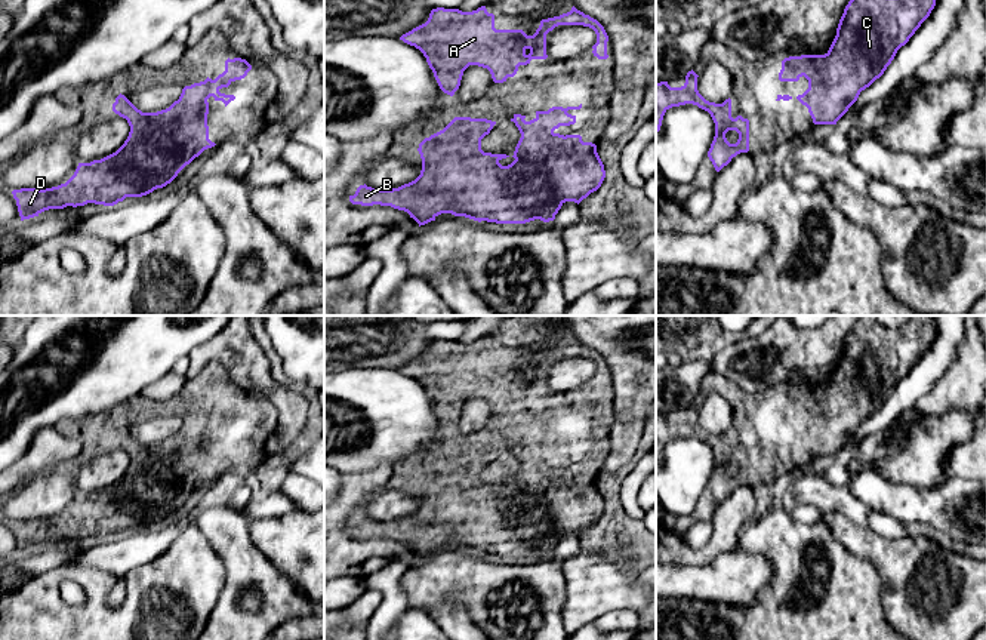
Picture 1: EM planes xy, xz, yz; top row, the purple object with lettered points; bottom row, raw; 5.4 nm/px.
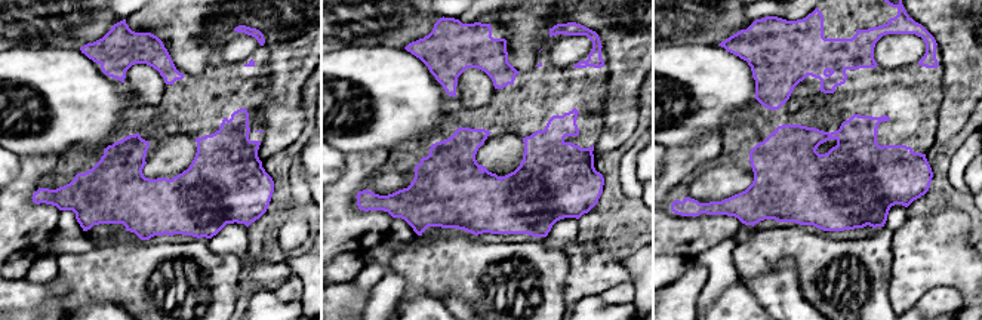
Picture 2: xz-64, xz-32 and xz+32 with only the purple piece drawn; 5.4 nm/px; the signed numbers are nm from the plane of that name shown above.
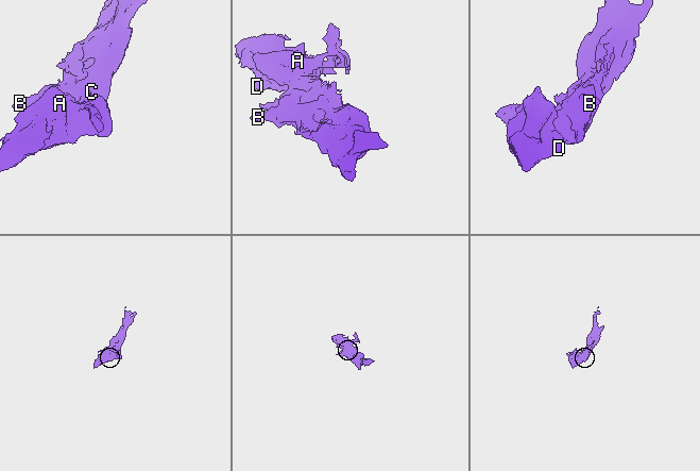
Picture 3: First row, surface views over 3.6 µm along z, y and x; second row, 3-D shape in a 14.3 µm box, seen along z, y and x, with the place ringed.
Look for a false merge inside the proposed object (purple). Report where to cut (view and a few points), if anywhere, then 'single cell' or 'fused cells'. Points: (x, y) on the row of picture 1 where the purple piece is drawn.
cut none; single cell

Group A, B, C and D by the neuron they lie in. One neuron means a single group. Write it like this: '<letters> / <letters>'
A B C D

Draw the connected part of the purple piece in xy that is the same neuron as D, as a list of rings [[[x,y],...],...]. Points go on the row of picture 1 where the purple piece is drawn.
[[[228,58],[225,71],[215,80],[207,77],[185,86],[178,101],[157,113],[142,113],[120,93],[113,111],[130,126],[124,144],[101,160],[78,163],[65,184],[13,190],[21,221],[67,206],[114,206],[126,197],[142,197],[166,187],[204,150],[216,145],[209,139],[207,99],[213,96],[227,107],[235,96],[219,90],[244,79],[250,70],[246,59]]]

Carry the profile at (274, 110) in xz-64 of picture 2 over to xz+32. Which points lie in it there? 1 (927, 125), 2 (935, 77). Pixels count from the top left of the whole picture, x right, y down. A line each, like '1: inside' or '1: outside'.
1: outside
2: outside

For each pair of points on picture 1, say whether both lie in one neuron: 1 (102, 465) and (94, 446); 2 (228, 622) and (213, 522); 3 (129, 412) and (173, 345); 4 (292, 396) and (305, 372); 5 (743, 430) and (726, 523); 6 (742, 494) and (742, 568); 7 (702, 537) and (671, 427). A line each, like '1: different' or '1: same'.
1: different
2: same
3: different
4: different
5: different
6: different
7: different

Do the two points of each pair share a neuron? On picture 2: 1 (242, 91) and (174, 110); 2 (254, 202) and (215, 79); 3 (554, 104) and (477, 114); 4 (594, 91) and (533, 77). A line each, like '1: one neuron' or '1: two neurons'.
1: one neuron
2: one neuron
3: one neuron
4: one neuron

